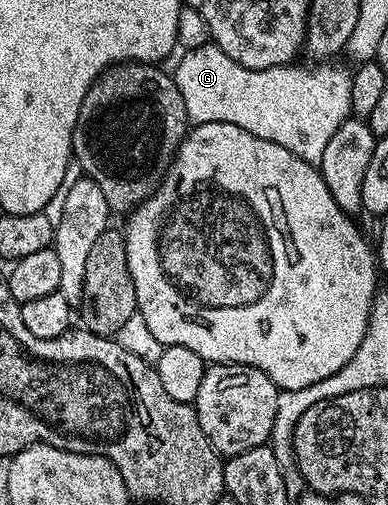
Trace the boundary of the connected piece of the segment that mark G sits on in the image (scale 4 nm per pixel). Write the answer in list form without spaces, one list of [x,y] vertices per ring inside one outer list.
[[[205,43],[199,48],[188,49],[179,58],[178,65],[172,68],[180,98],[184,98],[187,121],[191,125],[232,122],[232,126],[240,126],[240,130],[248,130],[248,134],[256,134],[256,138],[276,142],[276,146],[292,150],[296,158],[318,166],[332,134],[351,115],[352,86],[348,68],[346,72],[345,66],[336,64],[338,62],[322,62],[310,66],[314,68],[294,68],[290,64],[281,64],[264,70],[252,70],[248,66],[240,66],[240,62],[232,62],[232,58],[228,58],[228,54],[224,54],[224,50],[220,50],[217,44]]]

